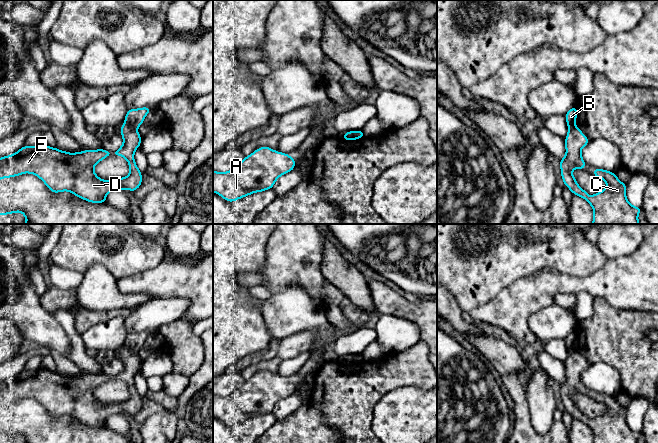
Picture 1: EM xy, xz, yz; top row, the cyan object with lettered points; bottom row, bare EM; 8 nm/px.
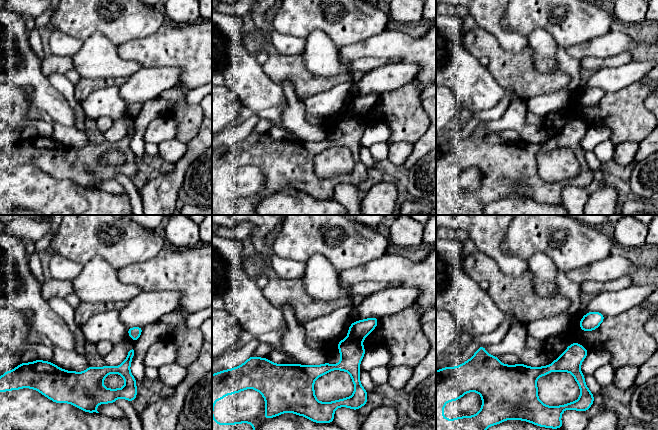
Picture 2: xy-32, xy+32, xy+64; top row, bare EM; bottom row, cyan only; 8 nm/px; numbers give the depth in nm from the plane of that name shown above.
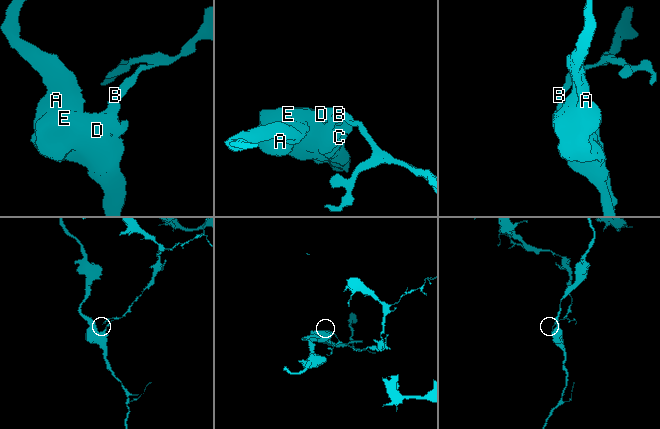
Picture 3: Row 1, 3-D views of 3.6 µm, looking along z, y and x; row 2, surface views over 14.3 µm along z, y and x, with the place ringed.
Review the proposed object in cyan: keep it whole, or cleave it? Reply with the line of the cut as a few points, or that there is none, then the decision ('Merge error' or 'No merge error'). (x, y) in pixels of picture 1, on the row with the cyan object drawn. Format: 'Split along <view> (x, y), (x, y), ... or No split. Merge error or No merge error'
Split along xy (125, 123), (136, 128). Merge error

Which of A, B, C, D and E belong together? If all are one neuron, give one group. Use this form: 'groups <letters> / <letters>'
groups A C D E / B

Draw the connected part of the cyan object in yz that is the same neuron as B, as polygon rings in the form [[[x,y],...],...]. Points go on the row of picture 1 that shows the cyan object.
[[[577,106],[571,108],[566,114],[565,114],[565,117],[566,117],[566,122],[567,122],[567,125],[568,126],[573,126],[575,125],[575,122],[576,122],[576,118],[577,118]]]

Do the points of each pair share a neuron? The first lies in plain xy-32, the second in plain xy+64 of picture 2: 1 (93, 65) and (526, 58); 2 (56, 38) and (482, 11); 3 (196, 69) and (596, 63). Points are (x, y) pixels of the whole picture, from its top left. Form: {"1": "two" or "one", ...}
{"1": "two", "2": "one", "3": "two"}

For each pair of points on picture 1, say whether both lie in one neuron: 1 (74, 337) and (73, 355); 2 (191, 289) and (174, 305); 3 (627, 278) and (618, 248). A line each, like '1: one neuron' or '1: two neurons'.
1: one neuron
2: two neurons
3: two neurons

